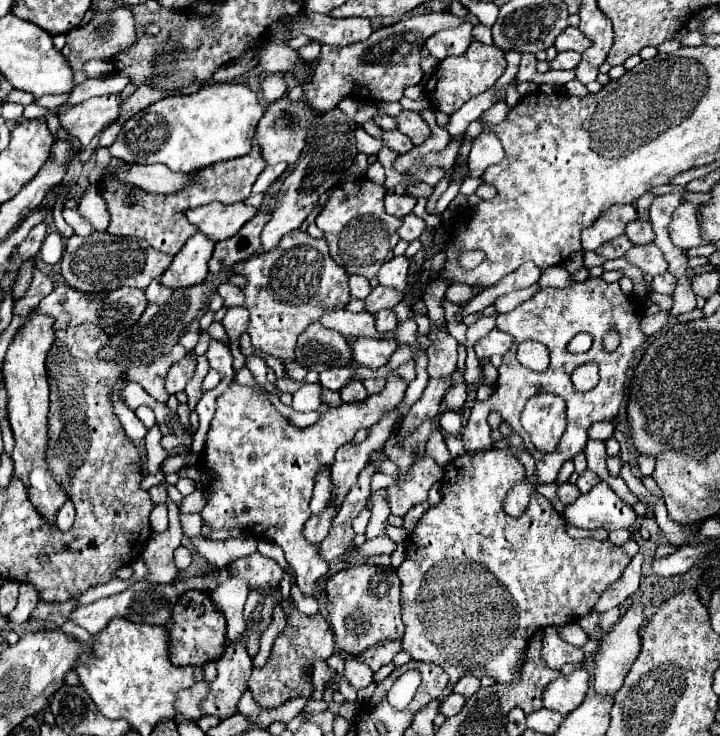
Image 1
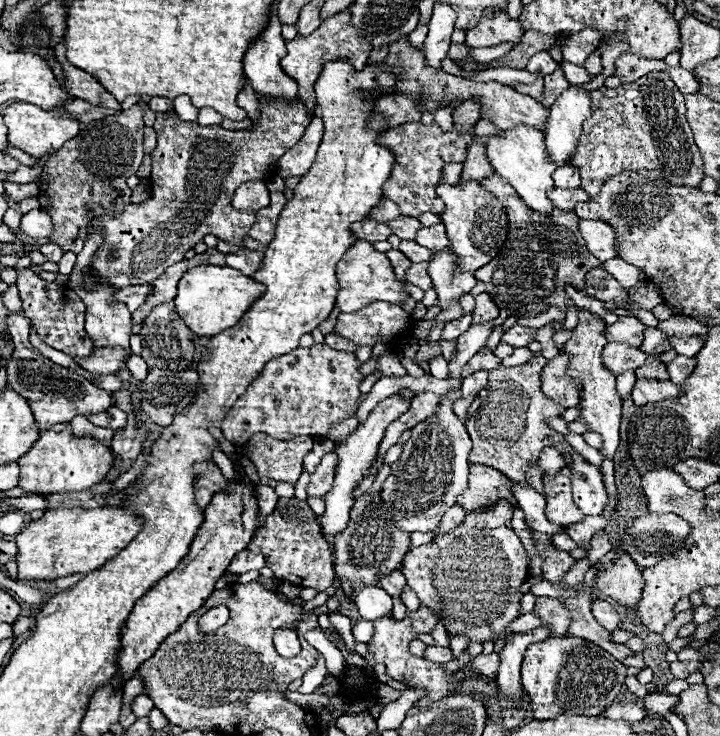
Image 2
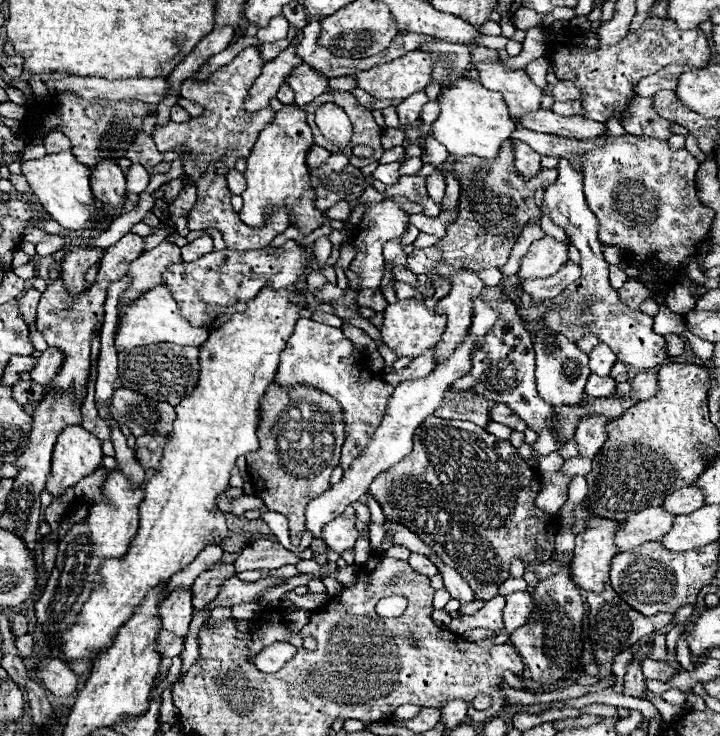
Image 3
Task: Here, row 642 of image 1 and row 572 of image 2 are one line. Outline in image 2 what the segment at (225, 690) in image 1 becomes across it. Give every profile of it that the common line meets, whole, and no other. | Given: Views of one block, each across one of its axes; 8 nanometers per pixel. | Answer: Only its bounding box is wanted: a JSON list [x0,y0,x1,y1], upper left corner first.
[228,550,266,574]

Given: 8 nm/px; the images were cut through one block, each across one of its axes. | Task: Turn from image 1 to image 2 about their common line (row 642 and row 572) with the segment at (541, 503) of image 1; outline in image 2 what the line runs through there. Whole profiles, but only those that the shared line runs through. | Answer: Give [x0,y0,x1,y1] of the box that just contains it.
[402,500,528,642]

